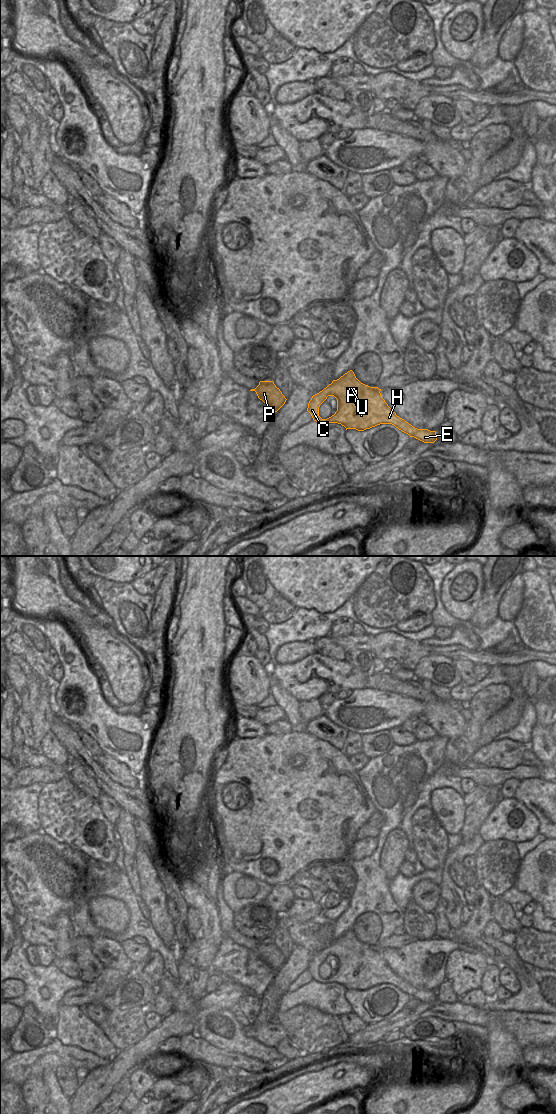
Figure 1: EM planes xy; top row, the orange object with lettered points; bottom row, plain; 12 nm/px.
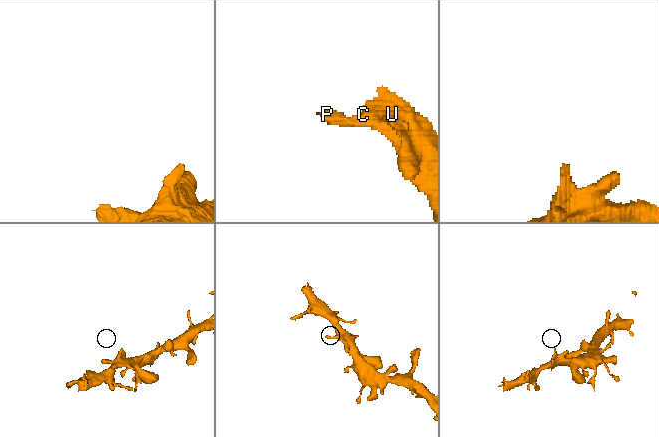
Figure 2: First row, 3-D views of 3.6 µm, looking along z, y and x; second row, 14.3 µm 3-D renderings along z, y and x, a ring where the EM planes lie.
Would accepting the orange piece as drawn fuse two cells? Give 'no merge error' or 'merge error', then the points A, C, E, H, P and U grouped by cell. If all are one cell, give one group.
no merge error; groups A C E H P U

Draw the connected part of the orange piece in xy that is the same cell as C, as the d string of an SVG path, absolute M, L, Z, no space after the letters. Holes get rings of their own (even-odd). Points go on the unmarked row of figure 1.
M352 930L312 956L307 971L318 983L338 983L347 989L364 991L380 984L392 984L424 1003L437 1000L436 991L417 989L396 975L382 958L381 949L361 943ZM328 956L337 959L337 971L327 979L319 976L319 967Z

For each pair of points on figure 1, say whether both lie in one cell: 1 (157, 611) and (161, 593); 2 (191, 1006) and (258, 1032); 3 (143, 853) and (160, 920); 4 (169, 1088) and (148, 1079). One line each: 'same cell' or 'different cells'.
1: same cell
2: different cells
3: same cell
4: different cells

